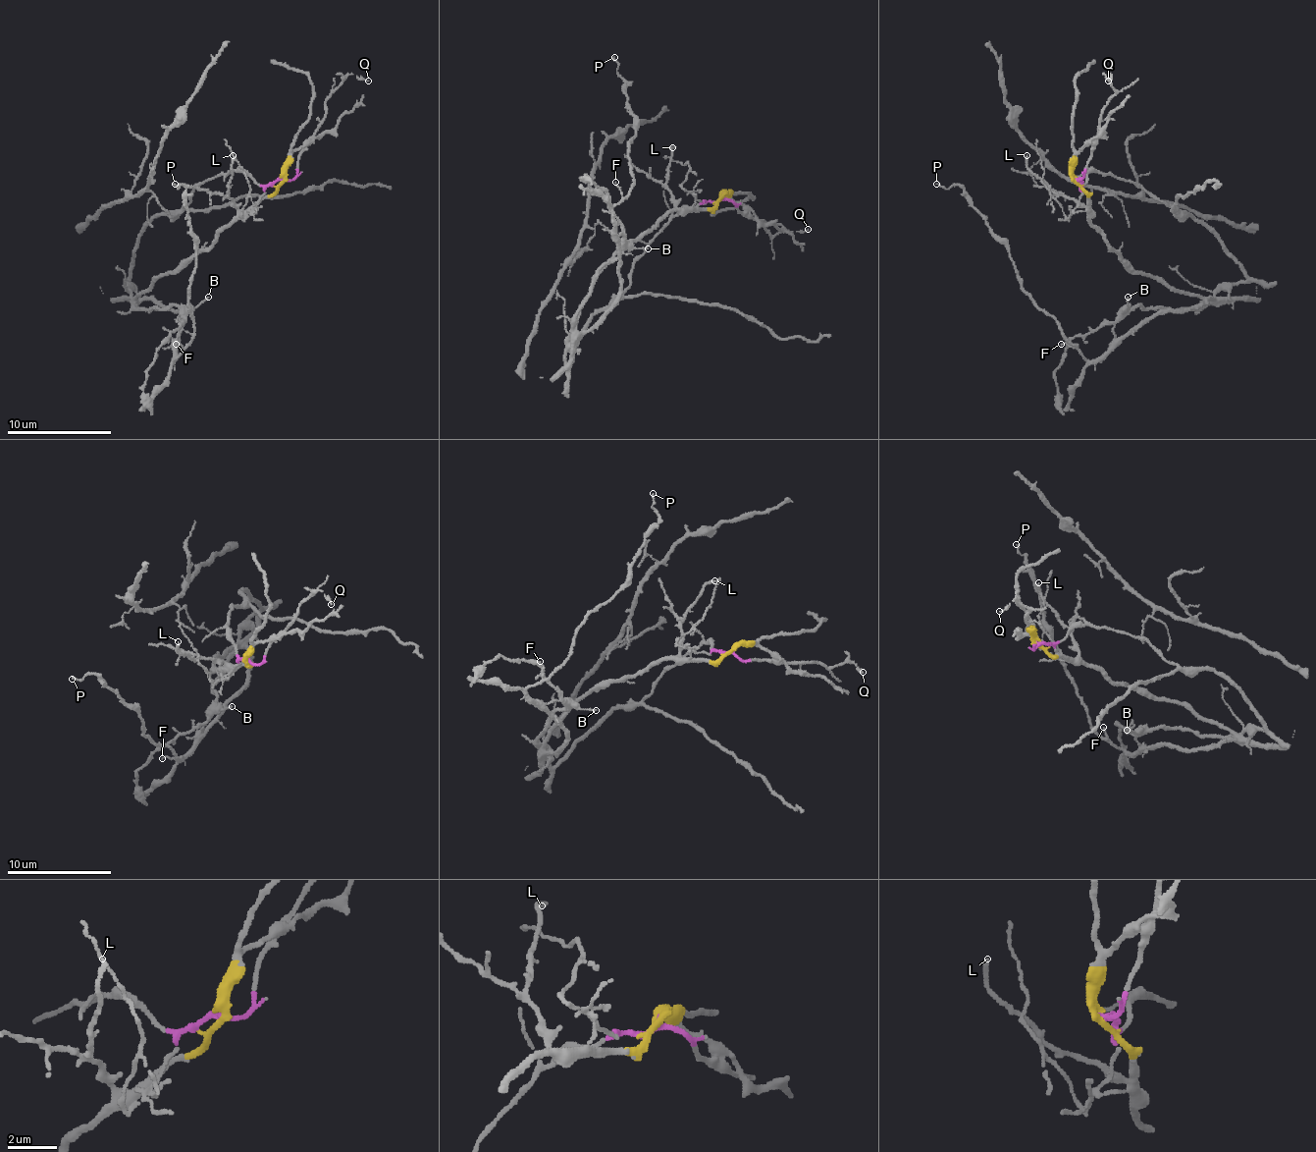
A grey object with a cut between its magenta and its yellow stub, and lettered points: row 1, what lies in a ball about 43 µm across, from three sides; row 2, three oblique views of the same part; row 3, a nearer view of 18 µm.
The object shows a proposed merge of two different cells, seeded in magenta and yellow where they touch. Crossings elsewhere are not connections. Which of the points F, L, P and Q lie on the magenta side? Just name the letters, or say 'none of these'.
Q

